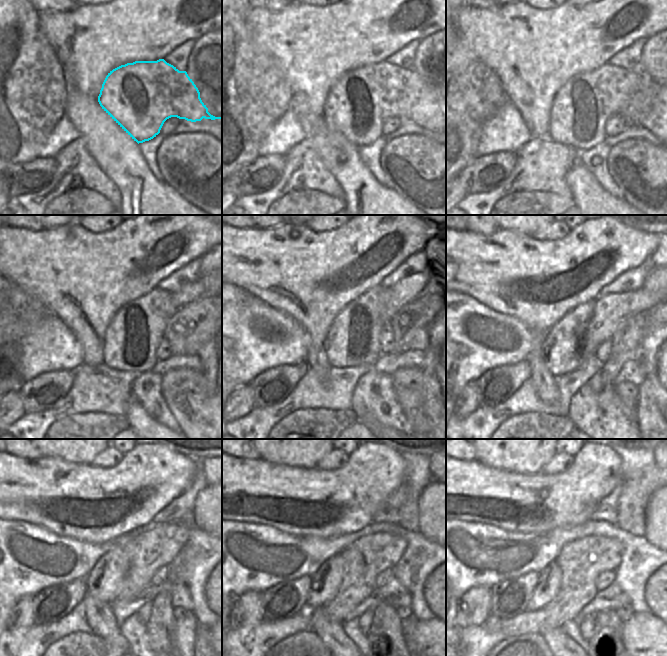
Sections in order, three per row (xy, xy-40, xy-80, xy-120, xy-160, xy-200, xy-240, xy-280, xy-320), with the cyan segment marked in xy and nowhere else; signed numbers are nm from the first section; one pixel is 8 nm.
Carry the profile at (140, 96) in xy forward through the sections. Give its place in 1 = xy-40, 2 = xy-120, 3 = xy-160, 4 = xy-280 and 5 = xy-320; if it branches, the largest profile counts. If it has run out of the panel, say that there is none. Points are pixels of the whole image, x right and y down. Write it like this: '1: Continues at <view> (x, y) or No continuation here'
1: Continues at xy-40 (359, 103)
2: Continues at xy-120 (134, 333)
3: Continues at xy-160 (352, 340)
4: Continues at xy-280 (326, 581)
5: Continues at xy-320 (548, 586)

